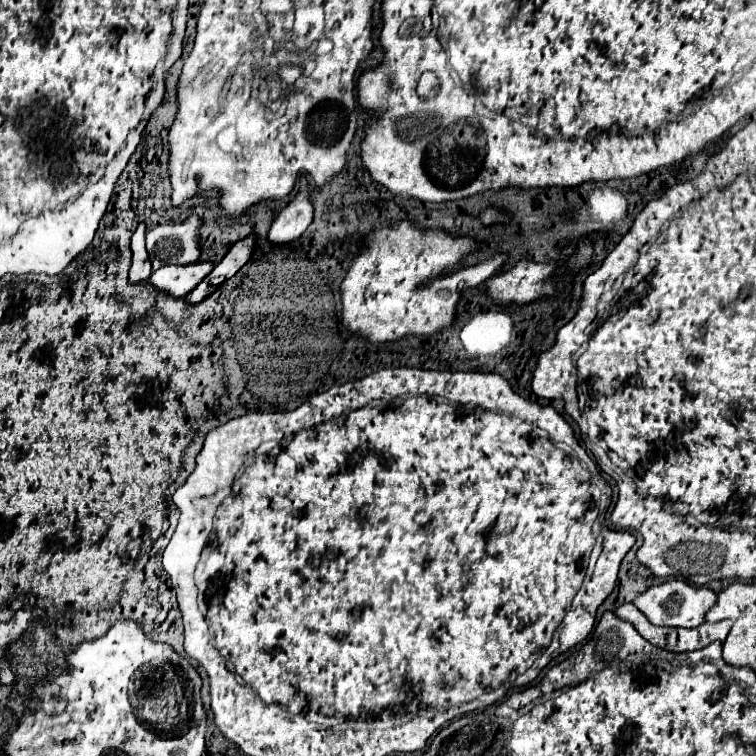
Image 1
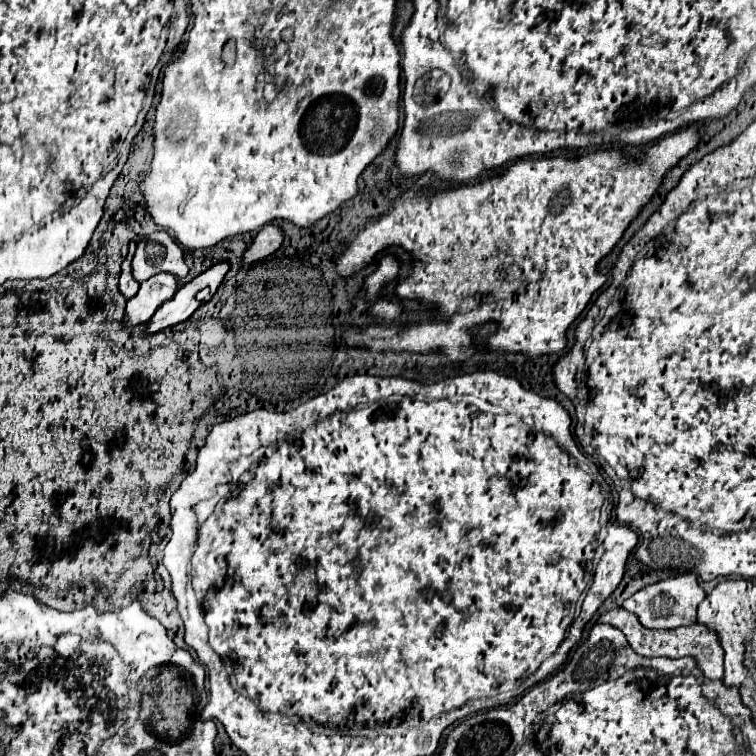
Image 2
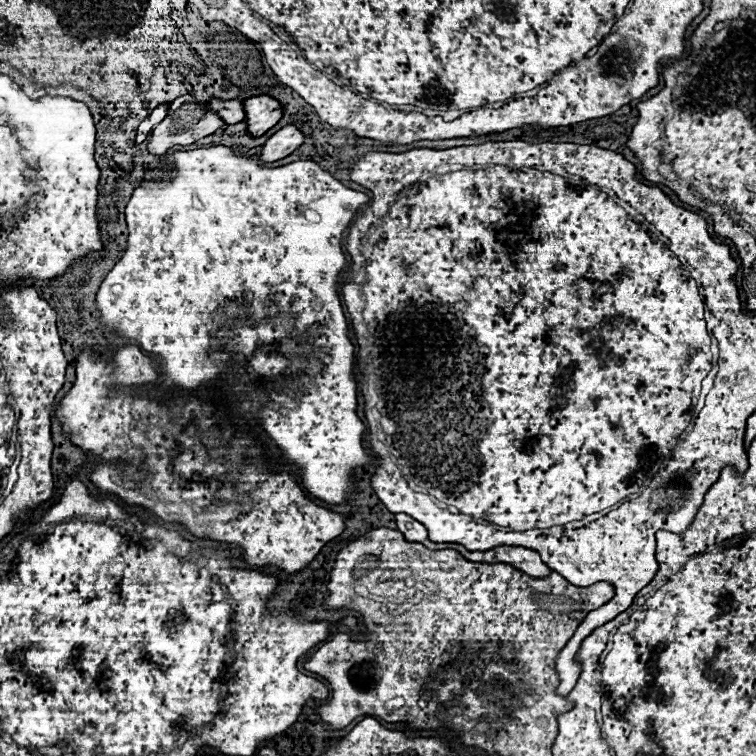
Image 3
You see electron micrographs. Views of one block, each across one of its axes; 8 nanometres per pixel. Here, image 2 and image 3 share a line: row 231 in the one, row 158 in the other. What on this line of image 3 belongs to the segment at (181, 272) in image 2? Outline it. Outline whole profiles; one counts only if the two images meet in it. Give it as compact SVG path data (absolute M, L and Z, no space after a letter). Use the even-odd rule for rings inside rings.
M182 96L176 98L170 108L168 116L152 130L148 138L148 150L160 156L160 164L170 148L178 144L194 144L196 140L214 134L218 128L224 128L222 118L218 112L208 110L206 102L182 102Z

